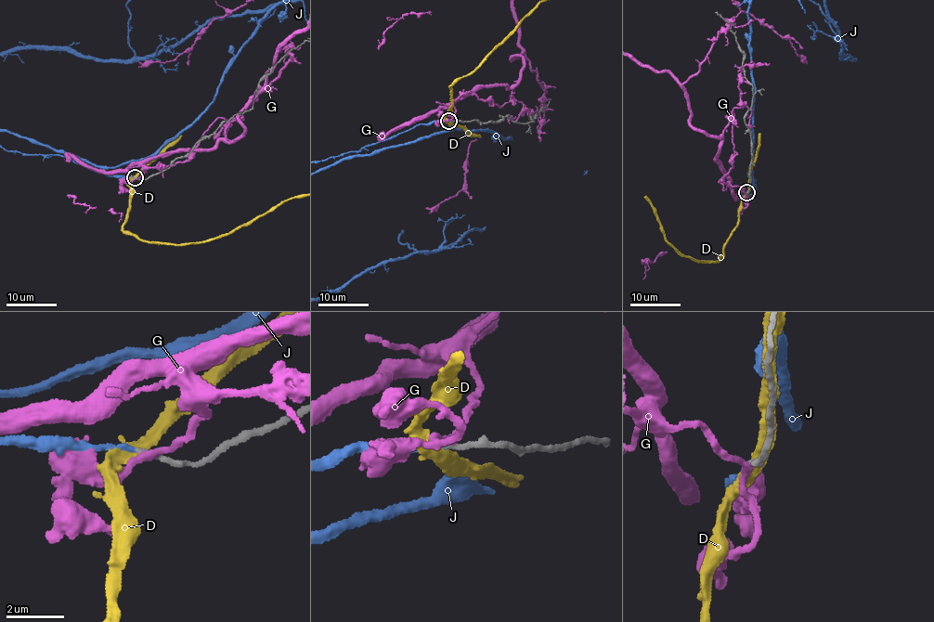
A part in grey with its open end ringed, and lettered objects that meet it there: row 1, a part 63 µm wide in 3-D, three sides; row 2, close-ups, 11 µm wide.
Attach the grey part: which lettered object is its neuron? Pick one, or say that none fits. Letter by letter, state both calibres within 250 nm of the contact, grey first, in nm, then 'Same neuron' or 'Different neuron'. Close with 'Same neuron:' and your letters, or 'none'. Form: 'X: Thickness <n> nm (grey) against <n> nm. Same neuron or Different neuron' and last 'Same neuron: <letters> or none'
D: Thickness 190 nm (grey) against 400 nm. Different neuron
G: Thickness 200 nm (grey) against 220 nm. Different neuron
J: Thickness 180 nm (grey) against 160 nm. Same neuron
Same neuron: J

